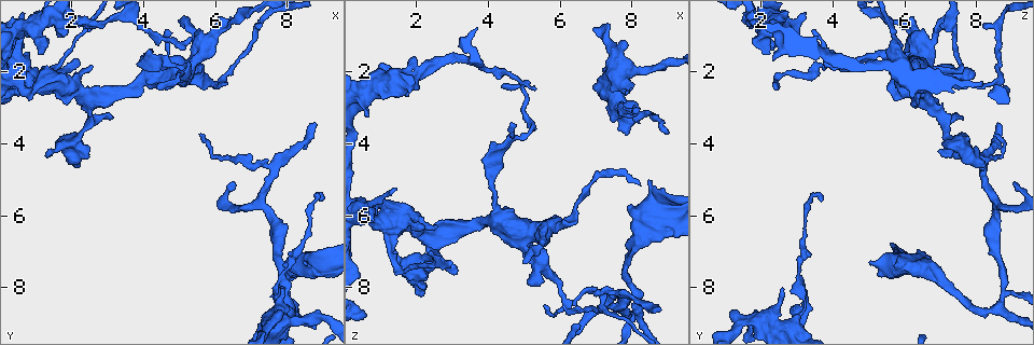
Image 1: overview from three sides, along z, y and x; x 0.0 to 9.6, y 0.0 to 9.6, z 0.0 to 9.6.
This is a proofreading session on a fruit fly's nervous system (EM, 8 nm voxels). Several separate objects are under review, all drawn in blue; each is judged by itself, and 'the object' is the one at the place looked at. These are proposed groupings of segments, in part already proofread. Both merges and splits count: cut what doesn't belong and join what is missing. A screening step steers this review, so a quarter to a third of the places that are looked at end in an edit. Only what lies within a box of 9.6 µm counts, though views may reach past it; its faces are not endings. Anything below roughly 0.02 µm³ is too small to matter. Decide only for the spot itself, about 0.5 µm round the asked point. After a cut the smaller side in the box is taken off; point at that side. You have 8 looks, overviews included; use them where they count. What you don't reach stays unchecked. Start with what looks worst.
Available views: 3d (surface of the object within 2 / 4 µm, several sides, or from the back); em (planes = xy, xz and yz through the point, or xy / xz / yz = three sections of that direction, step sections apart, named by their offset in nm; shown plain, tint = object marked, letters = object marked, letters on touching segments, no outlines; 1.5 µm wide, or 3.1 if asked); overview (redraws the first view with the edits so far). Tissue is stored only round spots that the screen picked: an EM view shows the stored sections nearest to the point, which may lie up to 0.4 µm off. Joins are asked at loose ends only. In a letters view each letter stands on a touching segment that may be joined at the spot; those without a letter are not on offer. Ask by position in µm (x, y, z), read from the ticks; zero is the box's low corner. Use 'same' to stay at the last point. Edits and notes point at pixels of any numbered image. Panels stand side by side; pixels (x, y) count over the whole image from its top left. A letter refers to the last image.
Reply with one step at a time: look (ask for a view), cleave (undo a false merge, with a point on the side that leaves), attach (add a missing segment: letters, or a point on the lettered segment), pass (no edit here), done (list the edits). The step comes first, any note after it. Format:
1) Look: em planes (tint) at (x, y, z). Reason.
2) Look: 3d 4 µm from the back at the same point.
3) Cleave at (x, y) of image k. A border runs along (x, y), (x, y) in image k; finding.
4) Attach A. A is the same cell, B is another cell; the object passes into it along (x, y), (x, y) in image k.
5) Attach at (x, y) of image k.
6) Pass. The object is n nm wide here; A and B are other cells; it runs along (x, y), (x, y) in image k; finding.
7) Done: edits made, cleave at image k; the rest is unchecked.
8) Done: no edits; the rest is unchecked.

Look: 3d 2 µm at (8.80, 3.45, 8.60). Tapers out.

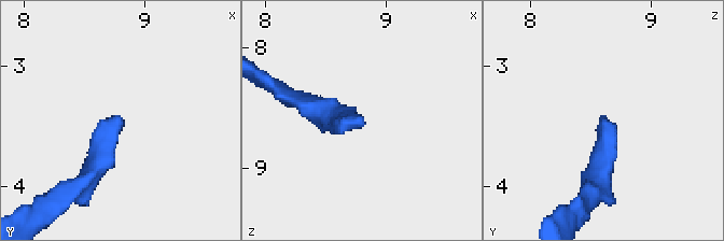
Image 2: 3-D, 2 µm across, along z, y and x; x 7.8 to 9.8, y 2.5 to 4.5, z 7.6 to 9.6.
Look: em planes (plain) at (8.80, 3.44, 8.56).

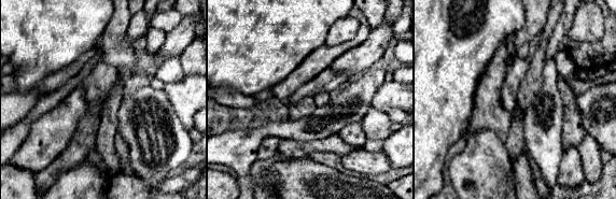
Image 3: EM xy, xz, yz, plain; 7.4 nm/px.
Look: em planes (letters) at the same point. See the neighbours.

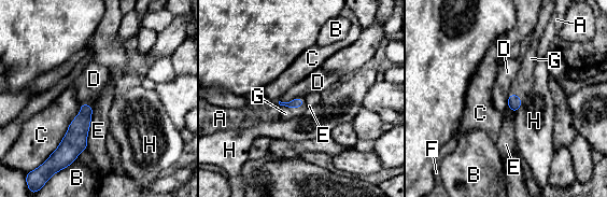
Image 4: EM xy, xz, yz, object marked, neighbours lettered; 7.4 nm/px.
Attach G. G is the same cell, A, B, C, D, E, F and H are other cells; the neuron continues.

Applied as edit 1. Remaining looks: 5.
Look: em planes (letters) at (7.30, 0.70, 8.25). An open end.

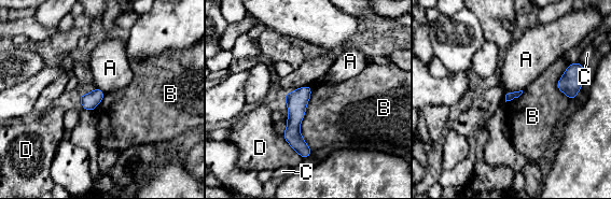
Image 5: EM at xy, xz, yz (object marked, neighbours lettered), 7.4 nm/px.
Pass. A, B, C and D are other cells; none of them fits.

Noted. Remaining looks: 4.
Done: edits made, attach at image 4; the rest is unchecked.

